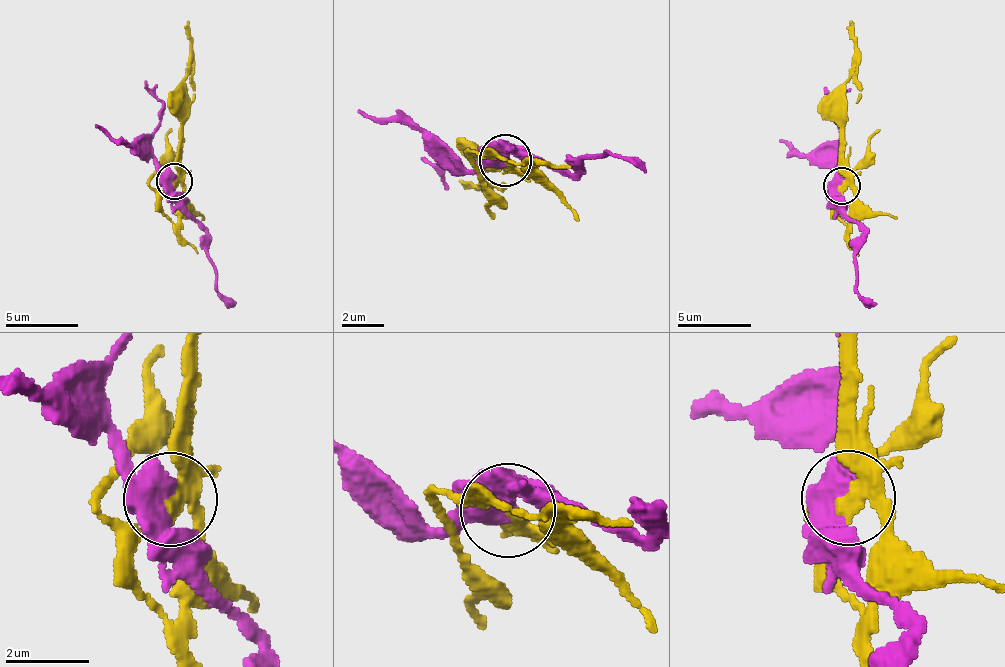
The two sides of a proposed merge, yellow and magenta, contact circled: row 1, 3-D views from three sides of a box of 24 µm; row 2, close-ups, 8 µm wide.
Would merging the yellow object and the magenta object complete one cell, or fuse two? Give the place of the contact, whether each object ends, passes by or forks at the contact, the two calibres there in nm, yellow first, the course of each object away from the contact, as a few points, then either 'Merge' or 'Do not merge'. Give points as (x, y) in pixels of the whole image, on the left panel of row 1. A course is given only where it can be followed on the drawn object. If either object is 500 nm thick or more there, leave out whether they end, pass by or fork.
Place: (174, 181). At the ring yellow passes by. At the ring magenta forks. Thickness 280 nm (yellow) against 440 nm. Course of yellow: (175, 182), (183, 190), (183, 205), (170, 219), (148, 181), (165, 151), (172, 127). Course of magenta: (175, 178), (172, 197), (200, 231), (216, 288), (234, 308). Do not merge

